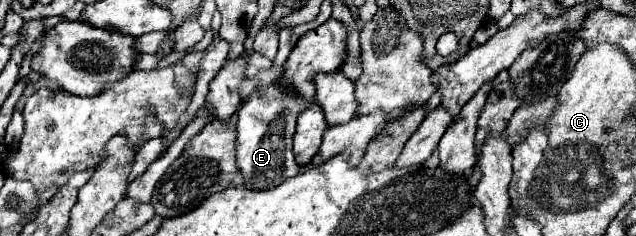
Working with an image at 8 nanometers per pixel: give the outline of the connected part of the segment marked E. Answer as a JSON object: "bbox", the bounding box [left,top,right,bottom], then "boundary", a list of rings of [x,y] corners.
{"bbox":[237,65,309,191],"boundary":[[[273,65],[261,69],[253,77],[255,91],[245,99],[237,113],[237,167],[245,177],[245,187],[255,191],[275,187],[301,171],[291,147],[297,117],[309,107],[309,99],[299,95],[291,85],[279,85],[283,77],[283,67]]]}

